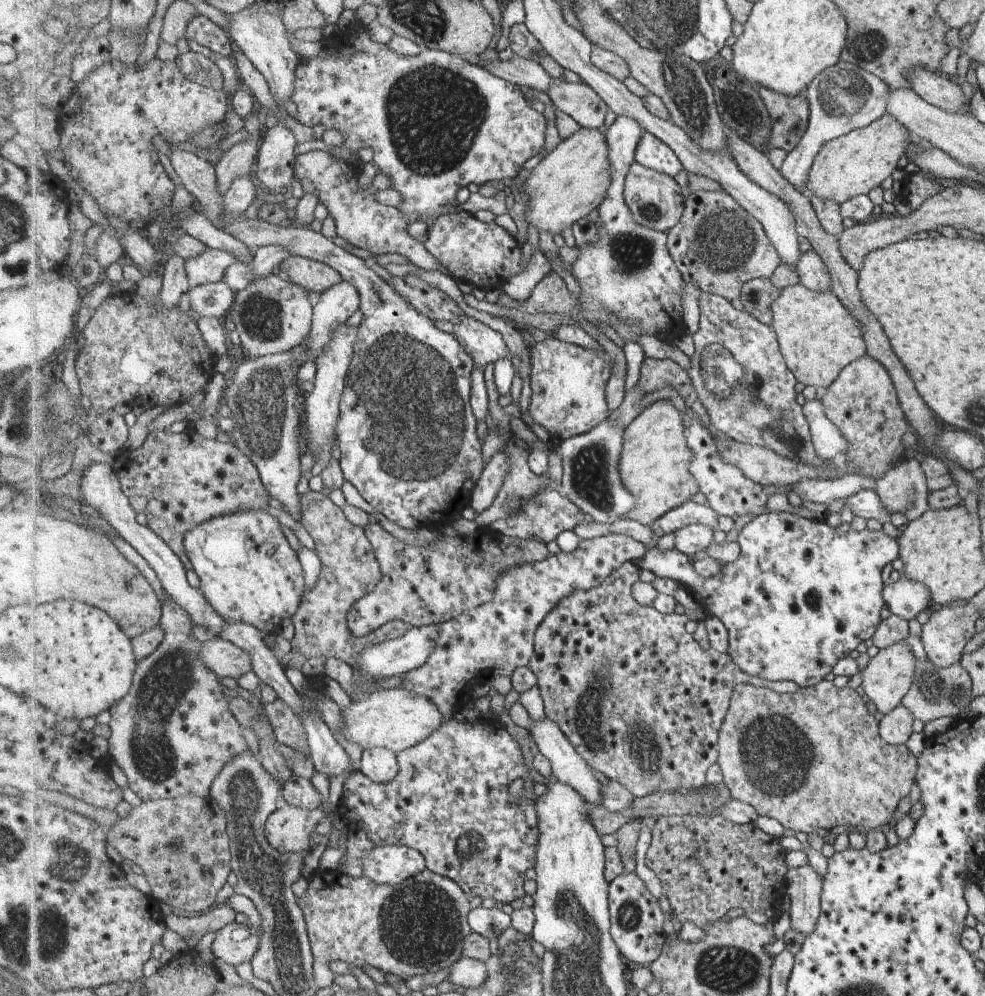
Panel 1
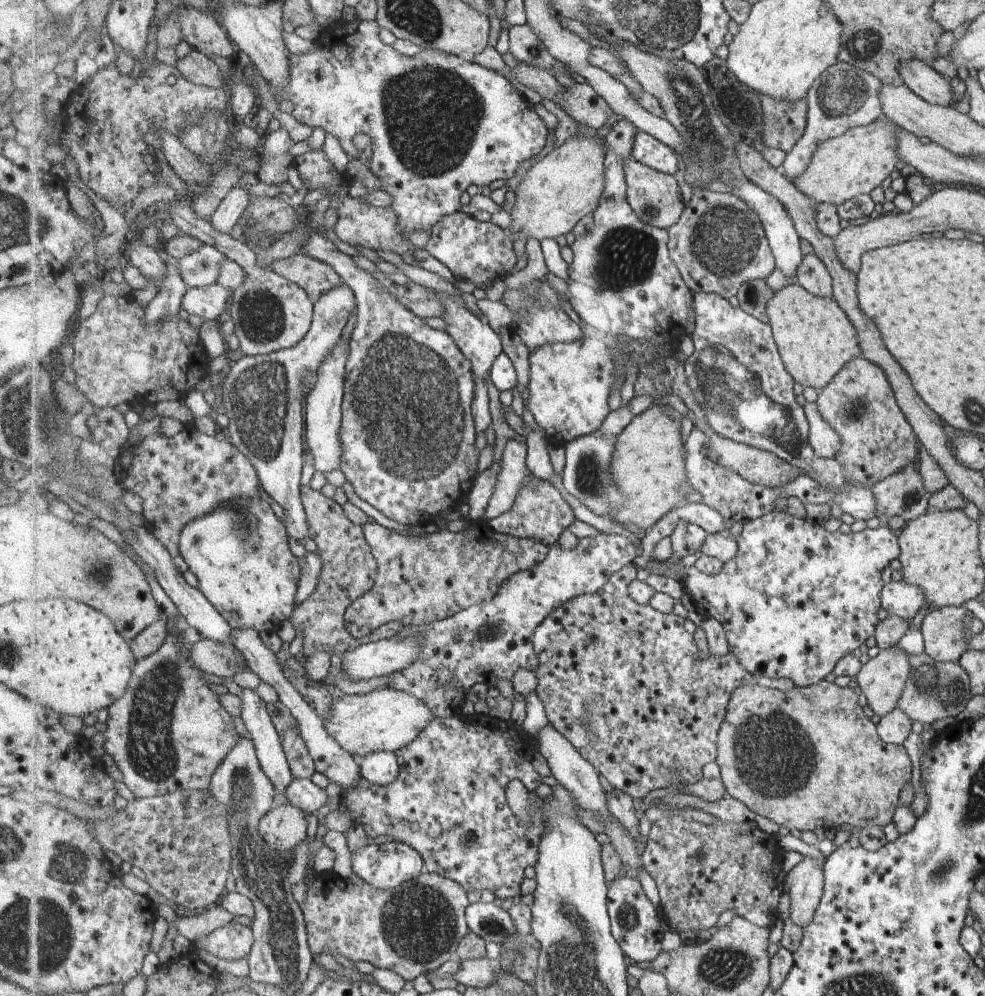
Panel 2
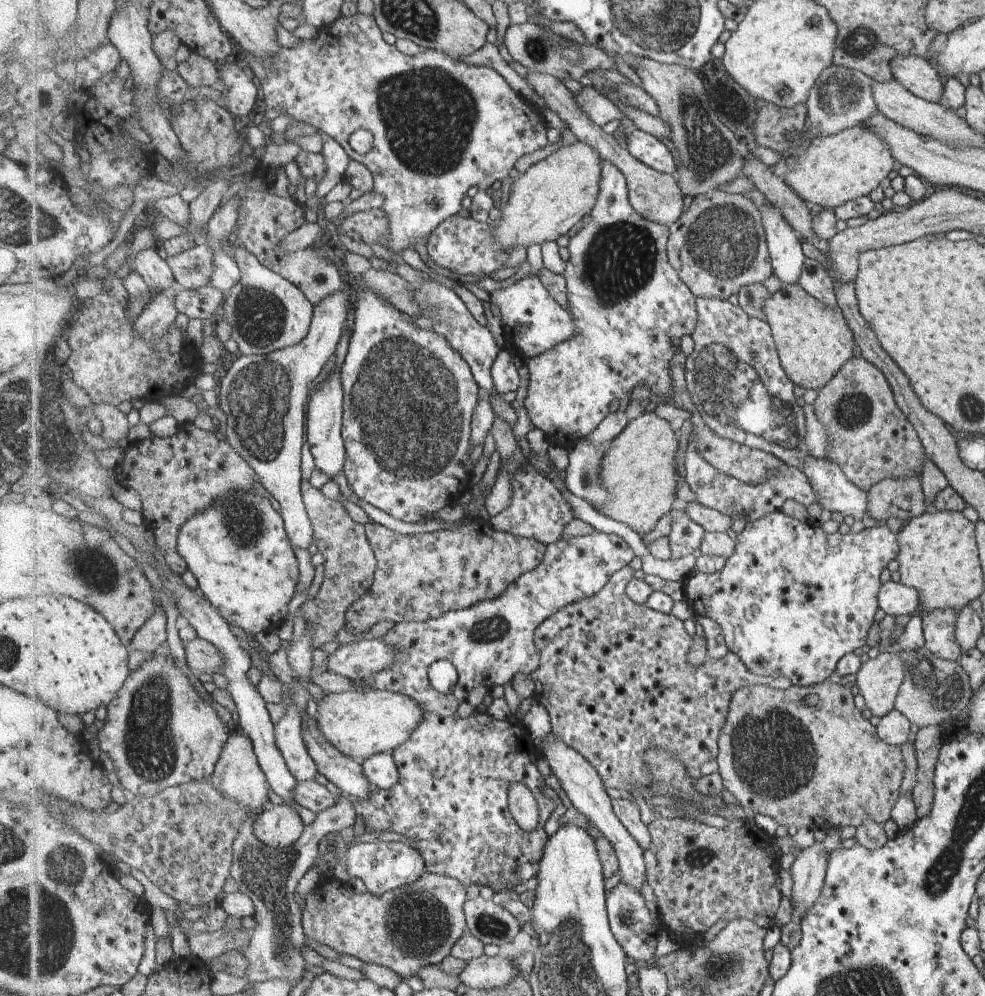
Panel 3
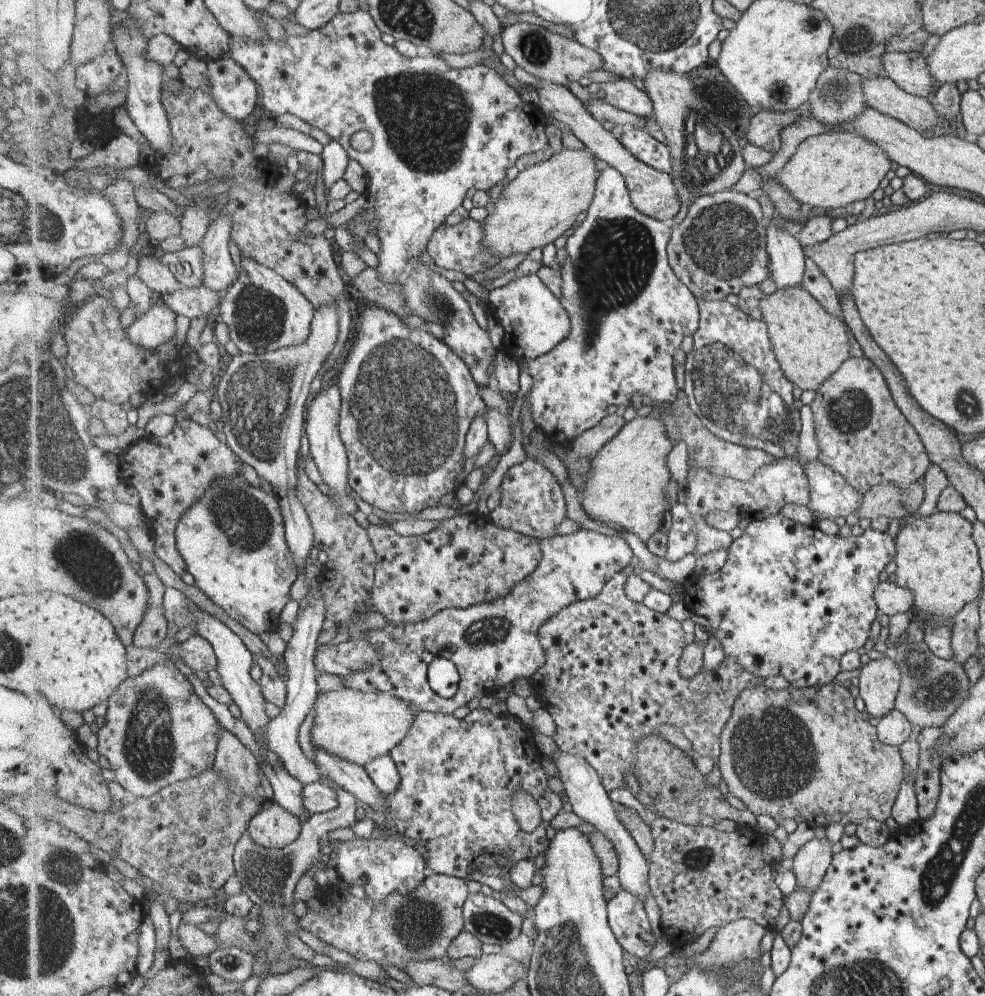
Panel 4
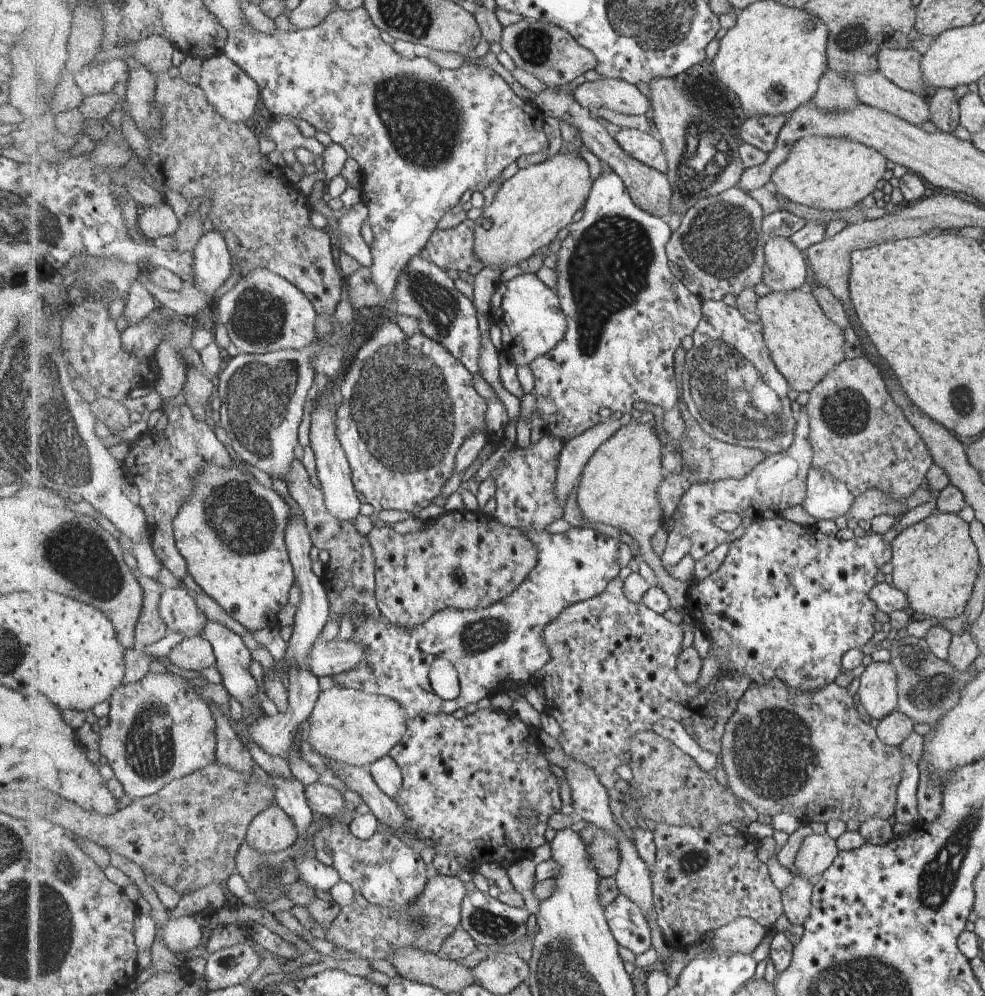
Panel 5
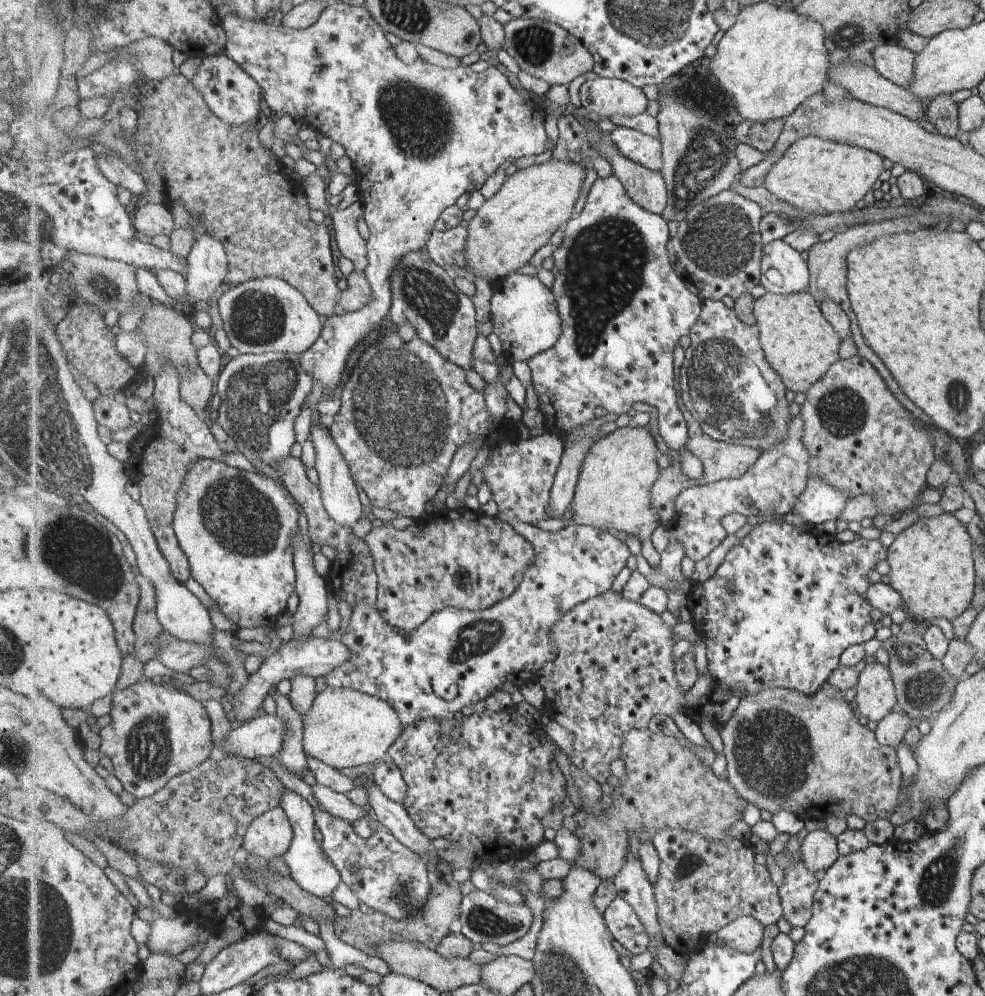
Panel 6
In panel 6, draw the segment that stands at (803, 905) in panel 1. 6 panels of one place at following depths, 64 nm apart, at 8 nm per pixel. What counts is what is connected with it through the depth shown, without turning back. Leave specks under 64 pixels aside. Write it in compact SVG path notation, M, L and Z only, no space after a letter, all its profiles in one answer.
M815 830L803 840L805 865L817 873L824 873L840 860L838 838L827 830Z

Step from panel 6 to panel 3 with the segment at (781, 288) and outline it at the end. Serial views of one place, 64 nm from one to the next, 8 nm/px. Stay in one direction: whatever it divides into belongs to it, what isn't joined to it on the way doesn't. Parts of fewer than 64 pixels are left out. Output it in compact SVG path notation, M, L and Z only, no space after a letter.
M757 188L747 196L762 212L774 276L785 285L799 283L807 260L801 244L803 238L776 207L767 204L767 198Z

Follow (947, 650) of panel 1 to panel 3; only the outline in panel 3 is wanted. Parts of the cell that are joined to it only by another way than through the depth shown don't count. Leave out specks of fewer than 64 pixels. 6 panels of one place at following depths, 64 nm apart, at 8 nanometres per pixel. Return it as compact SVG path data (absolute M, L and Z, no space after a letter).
M945 611L922 614L922 636L924 646L936 658L956 661L961 650L954 640L954 618Z

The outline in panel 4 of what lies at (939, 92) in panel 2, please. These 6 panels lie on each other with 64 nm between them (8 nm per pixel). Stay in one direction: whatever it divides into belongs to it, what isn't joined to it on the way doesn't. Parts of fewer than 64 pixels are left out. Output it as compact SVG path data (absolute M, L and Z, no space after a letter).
M920 52L885 53L880 57L883 76L904 92L931 99L936 88Z

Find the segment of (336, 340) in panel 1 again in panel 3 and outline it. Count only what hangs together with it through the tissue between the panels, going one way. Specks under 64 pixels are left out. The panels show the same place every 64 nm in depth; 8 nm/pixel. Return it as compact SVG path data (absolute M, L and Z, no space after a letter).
M337 374L327 375L327 378L318 385L309 400L308 411L308 440L310 452L315 459L316 468L322 471L328 479L335 480L340 476L348 463L347 446L342 436L344 427L344 389L342 388L342 377Z

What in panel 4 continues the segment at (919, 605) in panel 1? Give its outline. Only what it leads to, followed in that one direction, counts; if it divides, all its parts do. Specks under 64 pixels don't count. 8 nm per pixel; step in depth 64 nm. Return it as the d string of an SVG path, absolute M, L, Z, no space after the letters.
M881 582L873 590L873 601L877 609L884 615L891 617L912 610L912 595L905 589L895 584Z

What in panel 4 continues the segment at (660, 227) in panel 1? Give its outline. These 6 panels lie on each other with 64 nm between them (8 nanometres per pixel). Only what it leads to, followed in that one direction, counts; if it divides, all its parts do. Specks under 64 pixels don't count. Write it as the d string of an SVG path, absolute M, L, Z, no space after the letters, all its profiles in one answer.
M537 79L537 91L540 96L539 108L546 116L556 119L559 123L567 126L574 136L583 145L594 153L601 165L614 167L625 178L628 185L632 202L636 208L649 217L659 221L672 224L673 218L679 214L681 202L677 195L675 184L671 175L660 172L641 160L638 160L620 140L615 138L603 124L598 122L589 112L582 101L579 101L575 94L566 85L556 84L555 82Z

